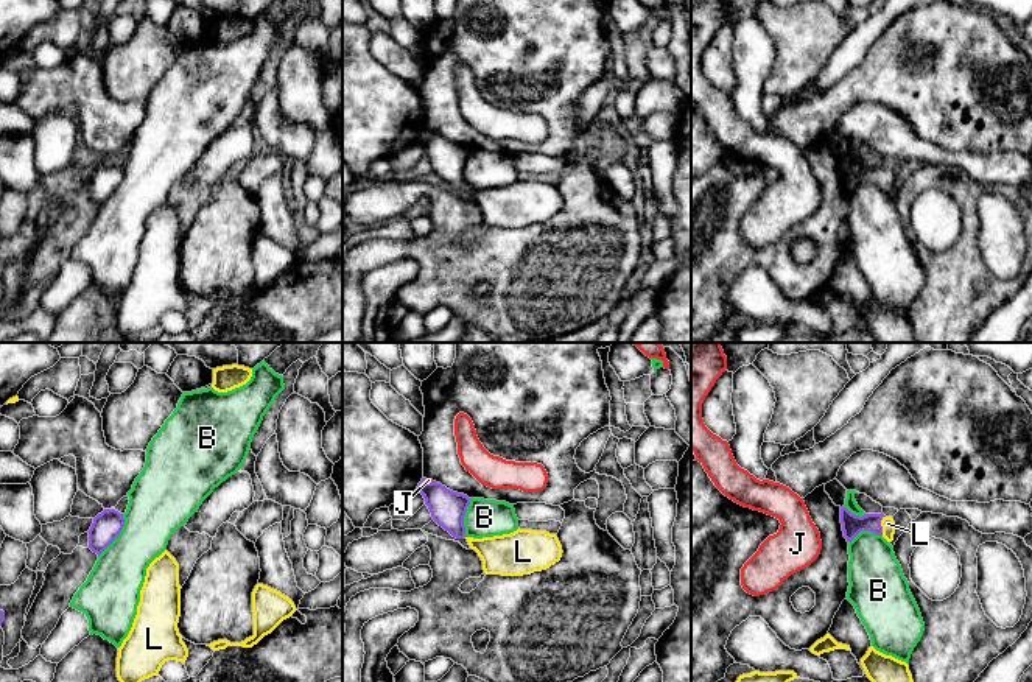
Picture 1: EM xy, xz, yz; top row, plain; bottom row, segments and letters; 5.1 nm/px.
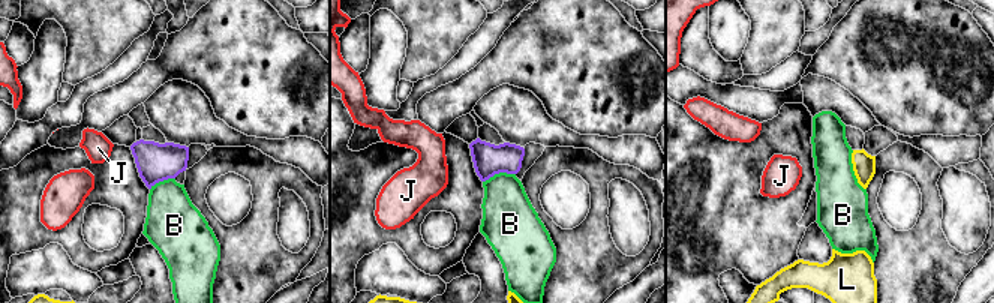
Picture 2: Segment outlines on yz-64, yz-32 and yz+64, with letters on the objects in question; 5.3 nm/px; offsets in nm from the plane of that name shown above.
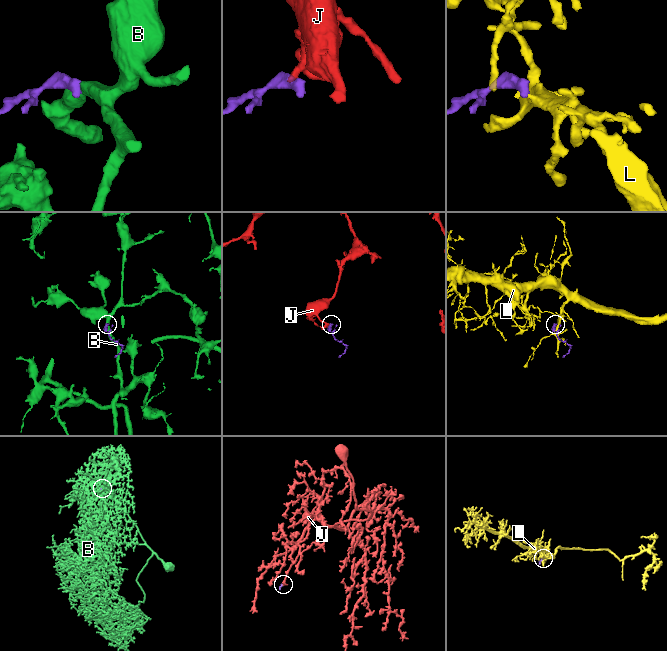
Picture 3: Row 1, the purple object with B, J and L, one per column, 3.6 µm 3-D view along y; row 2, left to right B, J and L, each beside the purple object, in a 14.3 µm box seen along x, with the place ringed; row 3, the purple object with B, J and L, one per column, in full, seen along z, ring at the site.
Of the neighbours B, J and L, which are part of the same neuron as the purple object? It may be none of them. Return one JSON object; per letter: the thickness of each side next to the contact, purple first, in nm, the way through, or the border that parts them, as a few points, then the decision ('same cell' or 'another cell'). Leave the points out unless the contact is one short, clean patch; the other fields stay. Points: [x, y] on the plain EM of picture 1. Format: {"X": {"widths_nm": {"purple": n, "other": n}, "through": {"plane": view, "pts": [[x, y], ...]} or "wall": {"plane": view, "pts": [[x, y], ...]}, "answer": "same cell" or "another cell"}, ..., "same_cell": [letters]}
{"B": {"widths_nm": {"purple": 150, "other": 300}, "answer": "another cell"}, "J": {"widths_nm": {"purple": 180, "other": 20}, "wall": {"plane": "xz", "pts": [[427, 131], [435, 133]]}, "answer": "another cell"}, "L": {"widths_nm": {"purple": 110, "other": 70}, "through": {"plane": "yz", "pts": [[852, 176], [880, 176], [888, 175]]}, "answer": "same cell"}, "same_cell": ["L"]}

